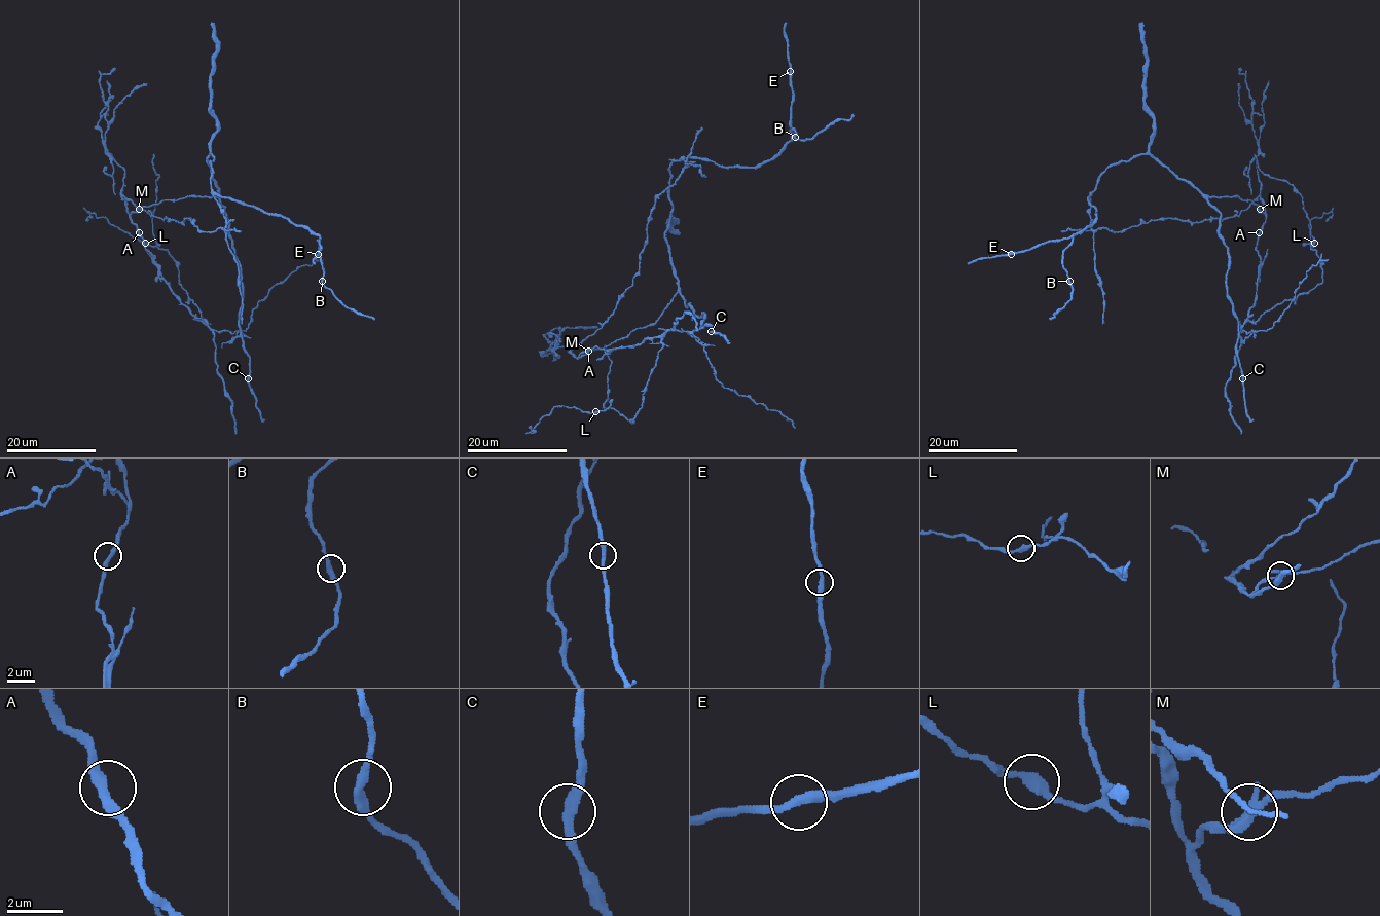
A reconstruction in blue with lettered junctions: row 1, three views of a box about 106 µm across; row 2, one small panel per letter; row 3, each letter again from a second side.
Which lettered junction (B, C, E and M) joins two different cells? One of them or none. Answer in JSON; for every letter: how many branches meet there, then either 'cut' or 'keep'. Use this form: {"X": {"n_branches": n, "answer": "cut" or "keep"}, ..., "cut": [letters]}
{"B": {"n_branches": 2, "answer": "keep"}, "C": {"n_branches": 2, "answer": "keep"}, "E": {"n_branches": 2, "answer": "keep"}, "M": {"n_branches": 2, "answer": "cut"}, "cut": ["M"]}

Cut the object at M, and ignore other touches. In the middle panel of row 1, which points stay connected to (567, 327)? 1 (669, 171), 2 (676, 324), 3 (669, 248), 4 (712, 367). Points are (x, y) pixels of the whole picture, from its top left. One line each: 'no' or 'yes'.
1: no
2: yes
3: no
4: yes

